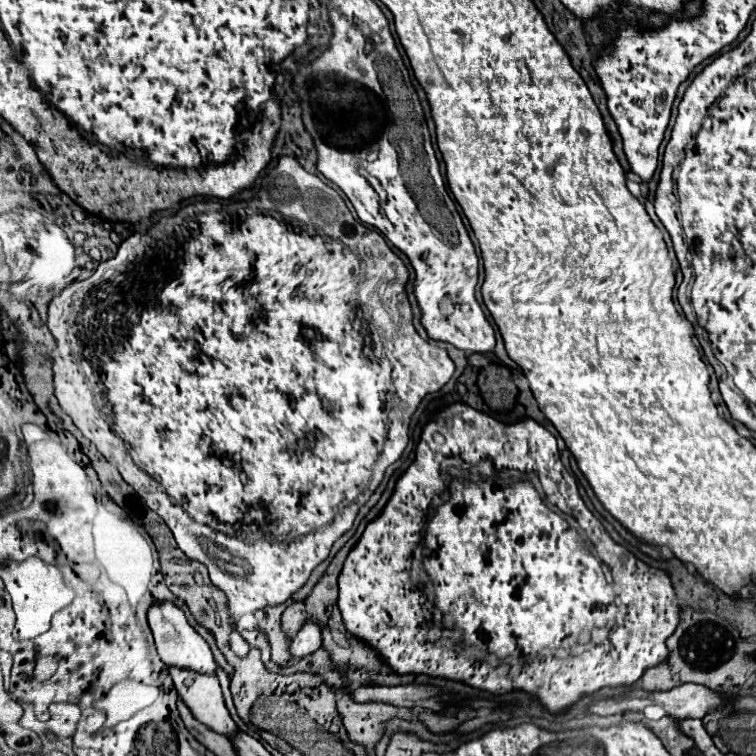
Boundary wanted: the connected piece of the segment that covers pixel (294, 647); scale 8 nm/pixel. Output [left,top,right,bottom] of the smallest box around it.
[288,620,320,660]

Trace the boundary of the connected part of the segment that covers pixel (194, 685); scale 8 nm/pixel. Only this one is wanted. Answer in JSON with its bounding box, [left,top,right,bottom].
[170,668,240,738]

